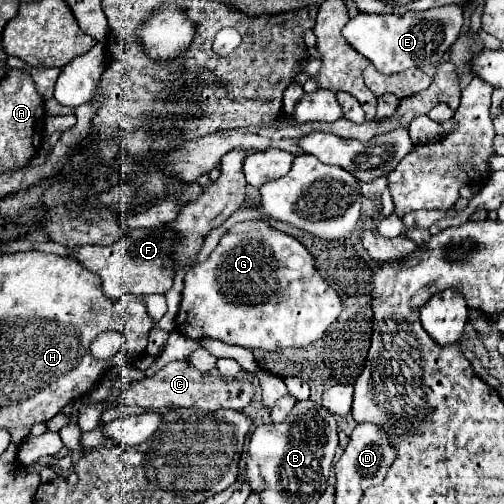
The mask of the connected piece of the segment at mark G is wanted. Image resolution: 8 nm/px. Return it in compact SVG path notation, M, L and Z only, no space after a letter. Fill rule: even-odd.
M244 221L228 229L210 257L186 273L182 303L176 315L176 329L190 339L214 337L228 345L276 351L284 347L308 347L316 343L340 317L340 313L342 299L322 277L316 259L298 239L270 227L266 221Z

